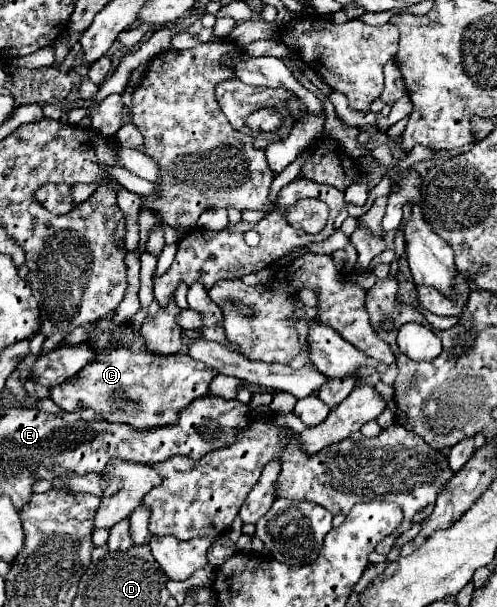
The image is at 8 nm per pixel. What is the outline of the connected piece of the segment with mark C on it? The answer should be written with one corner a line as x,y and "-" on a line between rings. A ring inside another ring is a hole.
114,311
100,317
94,323
96,329
90,331
88,339
84,341
96,351
94,361
64,385
56,385
50,389
50,399
58,407
62,407
64,411
94,409
98,417
108,423
126,423
134,429
146,431
174,425
178,413
184,407
188,407
198,397
210,395
210,381
218,373
188,355
188,345
196,341
196,337
202,337
200,329
184,331
184,345
178,353
158,357
148,347
144,347
146,341
140,337
140,333
134,333
130,323
114,325
112,317

